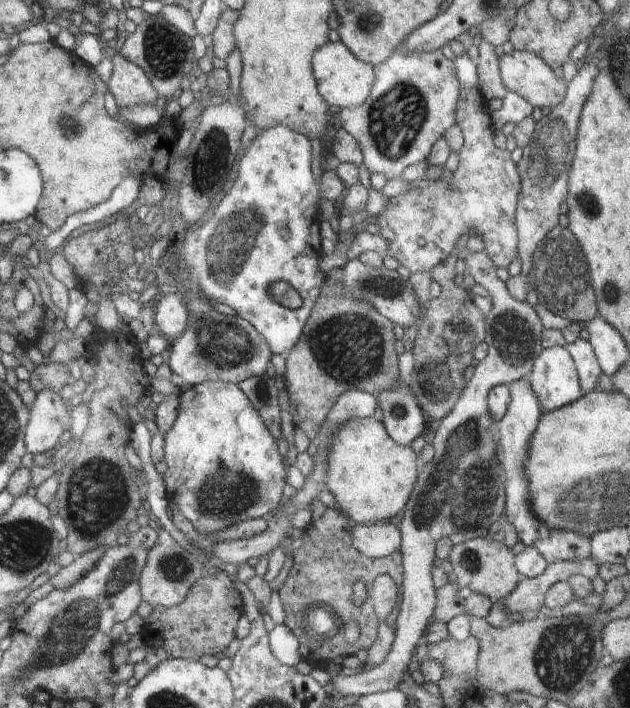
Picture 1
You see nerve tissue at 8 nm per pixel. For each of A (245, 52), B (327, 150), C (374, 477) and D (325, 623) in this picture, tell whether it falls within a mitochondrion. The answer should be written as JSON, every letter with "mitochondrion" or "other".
{"A":"other","B":"other","C":"other","D":"mitochondrion"}

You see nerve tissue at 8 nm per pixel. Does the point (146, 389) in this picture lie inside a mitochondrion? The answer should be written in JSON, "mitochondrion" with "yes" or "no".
{"mitochondrion":"no"}

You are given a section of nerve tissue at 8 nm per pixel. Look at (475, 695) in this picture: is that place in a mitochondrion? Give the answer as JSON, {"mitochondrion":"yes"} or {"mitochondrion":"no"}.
{"mitochondrion":"no"}

